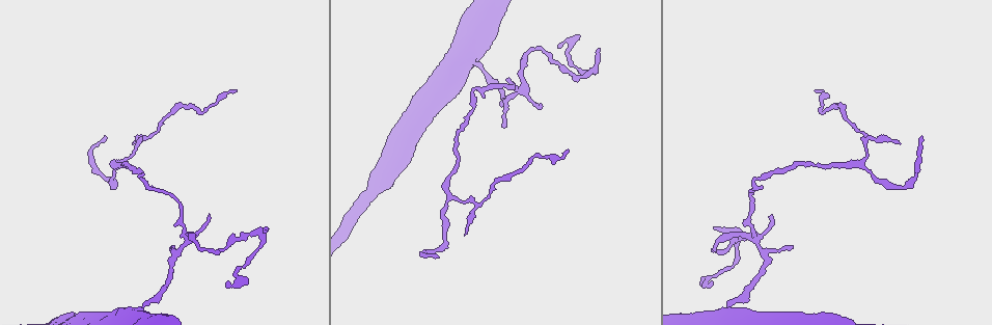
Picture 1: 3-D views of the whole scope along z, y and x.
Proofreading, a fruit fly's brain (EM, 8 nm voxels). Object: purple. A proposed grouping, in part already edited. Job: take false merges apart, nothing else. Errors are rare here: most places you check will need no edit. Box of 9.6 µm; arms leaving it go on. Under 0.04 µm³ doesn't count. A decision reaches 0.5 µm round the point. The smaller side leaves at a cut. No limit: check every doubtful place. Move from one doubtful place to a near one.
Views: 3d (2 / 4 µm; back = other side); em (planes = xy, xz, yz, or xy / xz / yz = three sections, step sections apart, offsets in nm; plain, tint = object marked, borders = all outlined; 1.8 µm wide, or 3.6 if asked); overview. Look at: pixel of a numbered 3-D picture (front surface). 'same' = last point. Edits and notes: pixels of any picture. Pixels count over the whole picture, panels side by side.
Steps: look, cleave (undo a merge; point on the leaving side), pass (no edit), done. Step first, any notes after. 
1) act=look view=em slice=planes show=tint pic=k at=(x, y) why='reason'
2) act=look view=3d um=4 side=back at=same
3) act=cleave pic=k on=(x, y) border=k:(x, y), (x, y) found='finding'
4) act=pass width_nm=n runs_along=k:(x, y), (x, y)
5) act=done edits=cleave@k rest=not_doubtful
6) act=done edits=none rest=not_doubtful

act=look view=3d um=2 pic=1 at=(756, 240) why='branch point'

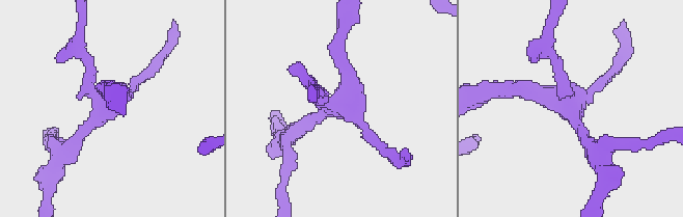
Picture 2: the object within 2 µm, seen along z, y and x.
act=look view=em slice=planes show=tint pic=2 at=(104, 109) why='shape alone is not enough'

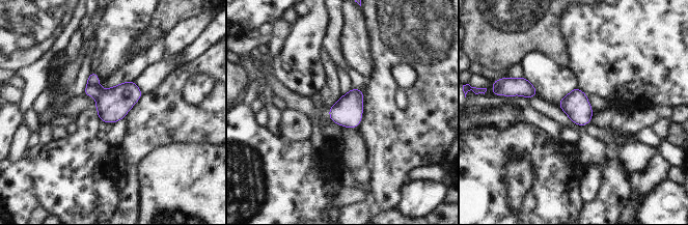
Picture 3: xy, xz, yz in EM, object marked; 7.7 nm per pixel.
act=pass found='one neuron here'

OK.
act=look view=3d um=2 pic=1 at=(259, 232) why='sharp bend'

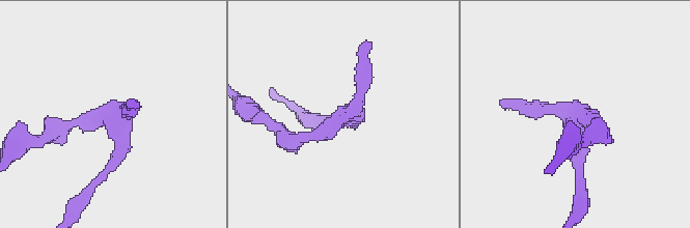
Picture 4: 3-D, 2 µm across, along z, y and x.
act=look view=em um=3.6 slice=planes show=borders pic=4 at=(107, 121) why='need the tissue'

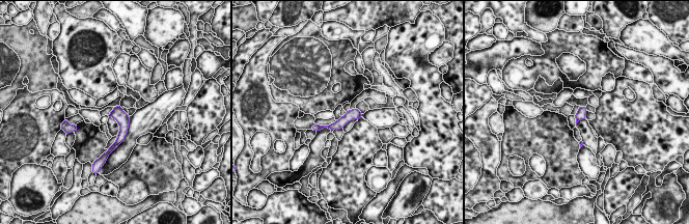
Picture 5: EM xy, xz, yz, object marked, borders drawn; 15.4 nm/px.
act=pass runs_along=5:(358, 114), (331, 127) found='one neuron here'

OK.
act=look view=em slice=planes show=tint pic=1 at=(536, 48) why='abrupt turn'

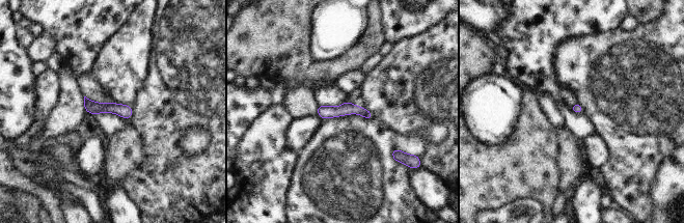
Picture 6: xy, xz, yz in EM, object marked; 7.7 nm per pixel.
act=pass found='continuous, no second neuron'

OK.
act=done edits=none rest=not_doubtful

